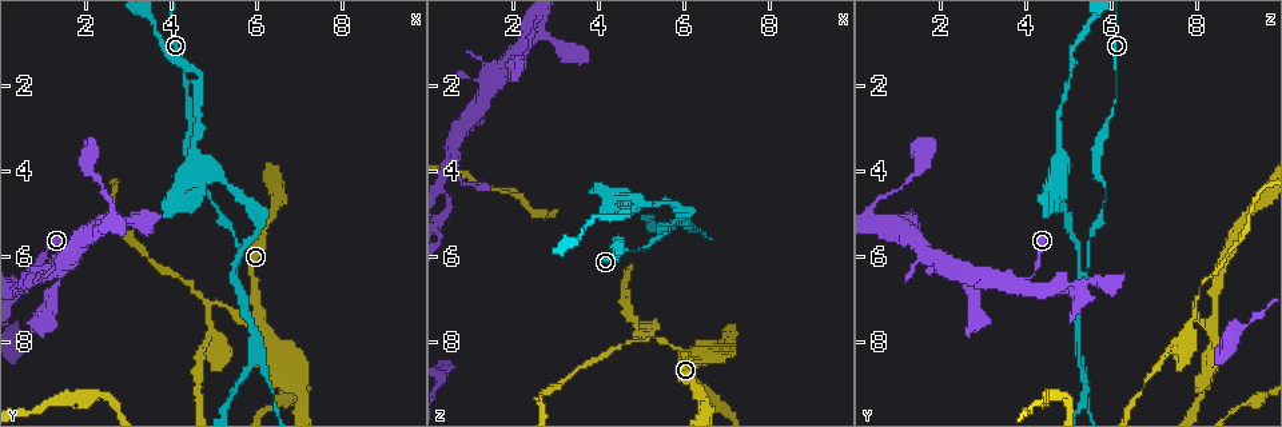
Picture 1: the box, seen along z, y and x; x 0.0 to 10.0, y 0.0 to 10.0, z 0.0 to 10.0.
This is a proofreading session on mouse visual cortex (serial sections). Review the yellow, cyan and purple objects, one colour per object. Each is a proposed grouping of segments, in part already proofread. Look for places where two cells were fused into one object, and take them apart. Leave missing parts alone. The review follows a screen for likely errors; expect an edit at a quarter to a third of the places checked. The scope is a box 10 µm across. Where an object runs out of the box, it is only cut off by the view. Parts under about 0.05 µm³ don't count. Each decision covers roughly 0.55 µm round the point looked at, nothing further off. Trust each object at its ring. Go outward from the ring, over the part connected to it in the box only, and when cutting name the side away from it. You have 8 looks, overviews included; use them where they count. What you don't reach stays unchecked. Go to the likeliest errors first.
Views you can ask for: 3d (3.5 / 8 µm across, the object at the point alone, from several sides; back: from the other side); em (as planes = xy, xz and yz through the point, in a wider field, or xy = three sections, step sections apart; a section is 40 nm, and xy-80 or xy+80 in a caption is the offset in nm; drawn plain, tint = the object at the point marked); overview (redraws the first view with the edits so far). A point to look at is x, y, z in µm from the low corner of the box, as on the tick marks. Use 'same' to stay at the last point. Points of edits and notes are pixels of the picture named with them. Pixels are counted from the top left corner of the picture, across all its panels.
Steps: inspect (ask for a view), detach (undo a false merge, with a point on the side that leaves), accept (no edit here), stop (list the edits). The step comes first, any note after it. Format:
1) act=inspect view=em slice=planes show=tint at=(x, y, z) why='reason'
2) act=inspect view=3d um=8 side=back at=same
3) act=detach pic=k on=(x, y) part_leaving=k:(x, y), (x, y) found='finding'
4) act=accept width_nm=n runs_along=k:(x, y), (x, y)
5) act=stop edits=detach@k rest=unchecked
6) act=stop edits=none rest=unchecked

act=inspect view=3d um=3.5 side=back at=(5.45, 6.45, 5.30) why='three arms meet'

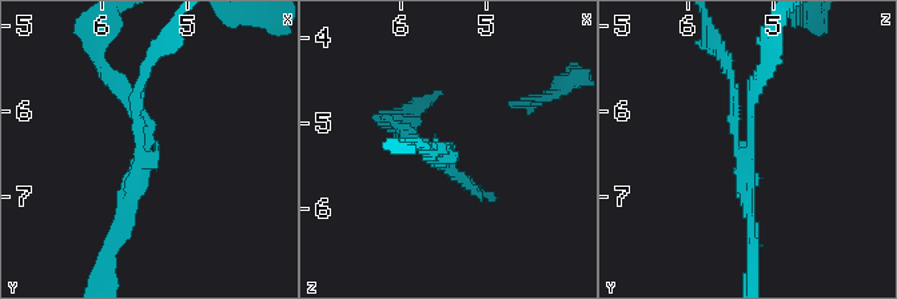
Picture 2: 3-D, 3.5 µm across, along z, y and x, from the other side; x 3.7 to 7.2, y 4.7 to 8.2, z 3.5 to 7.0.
act=inspect view=em slice=xy step=3 show=tint at=(5.50, 6.50, 5.30) arms=3 arm_widths_nm=100,150,150

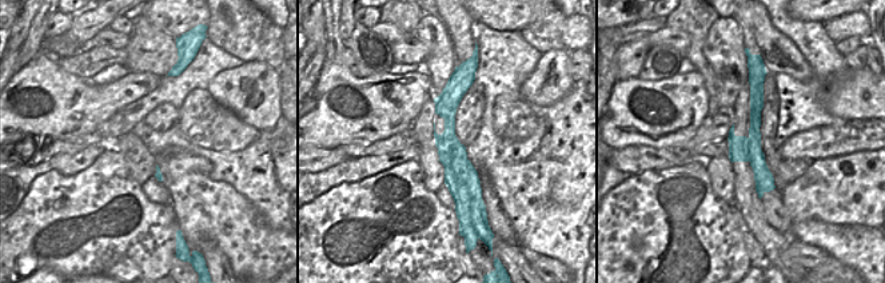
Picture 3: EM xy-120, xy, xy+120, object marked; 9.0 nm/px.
act=detach pic=2 on=(742, 186) width_nm=260 part_leaving=2:(733, 138), (750, 150), (750, 92), (768, 63) found='two cells meet here'

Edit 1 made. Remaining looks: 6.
act=inspect view=3d um=3.5 at=(5.15, 7.25, 7.95) why='abrupt turn'

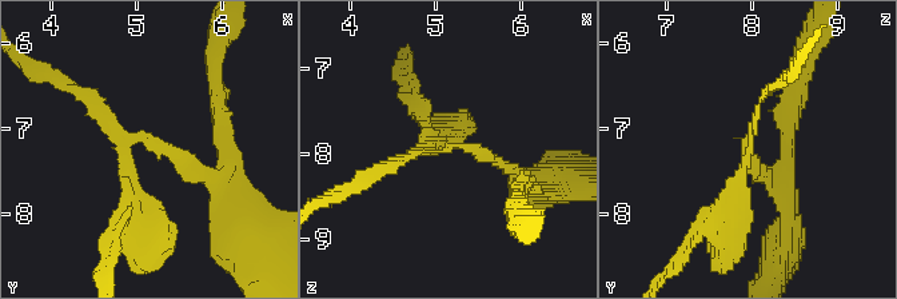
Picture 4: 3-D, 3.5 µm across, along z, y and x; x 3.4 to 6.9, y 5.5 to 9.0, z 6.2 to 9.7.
act=inspect view=em slice=xy step=3 show=tint at=(5.15, 7.15, 7.95) arms=3 arm_widths_nm=100,150,200 why='shape alone is not enough'

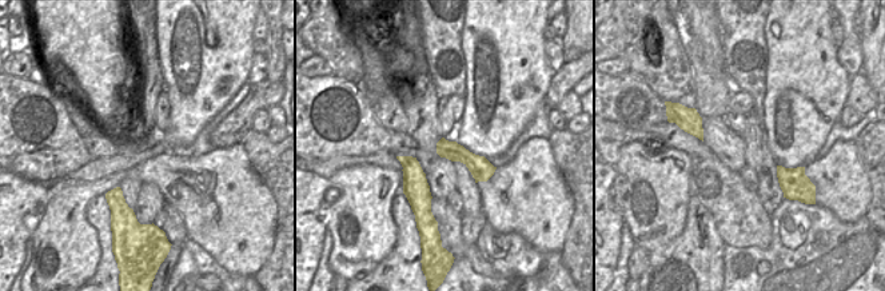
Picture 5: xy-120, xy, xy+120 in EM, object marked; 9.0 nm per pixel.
act=detach pic=4 on=(730, 183) part_leaving=4:(749, 147), (718, 270) found='a second cell is stuck on'

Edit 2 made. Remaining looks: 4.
act=inspect view=3d um=8 at=(1.20, 6.40, 2.40) why='two arms in line, one across'

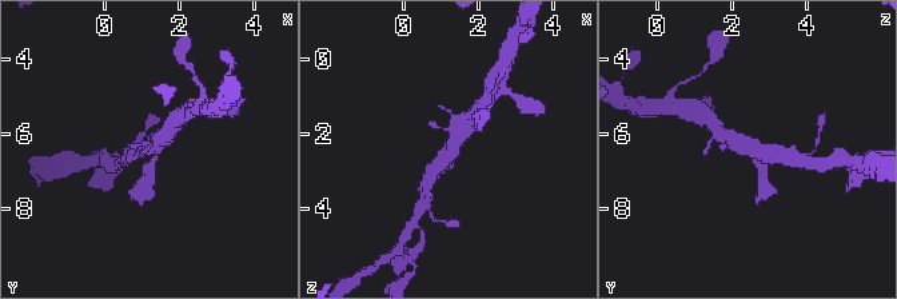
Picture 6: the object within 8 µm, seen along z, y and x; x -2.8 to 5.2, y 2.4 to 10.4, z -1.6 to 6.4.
act=inspect view=3d um=3.5 side=back at=same why='closer look'

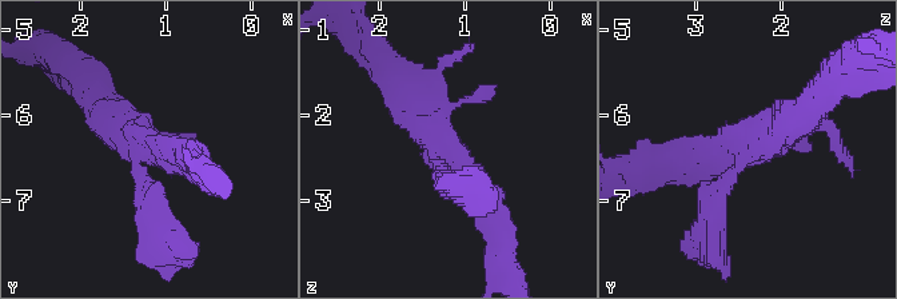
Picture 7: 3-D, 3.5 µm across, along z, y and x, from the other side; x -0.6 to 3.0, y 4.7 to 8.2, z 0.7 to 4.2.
act=inspect view=em slice=xy step=5 show=tint at=(1.20, 6.40, 2.40) why='now the EM'

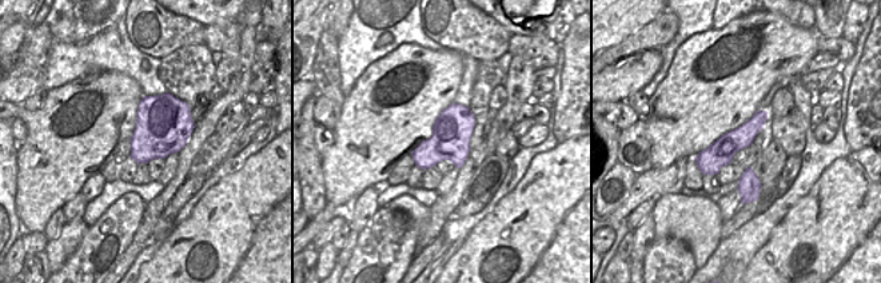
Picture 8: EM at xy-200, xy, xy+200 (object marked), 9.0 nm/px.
act=accept width_nm=360 runs_along=7:(491, 223), (405, 86) found='all the same cell'

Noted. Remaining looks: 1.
act=stop edits=detach@2,detach@4 rest=unchecked

